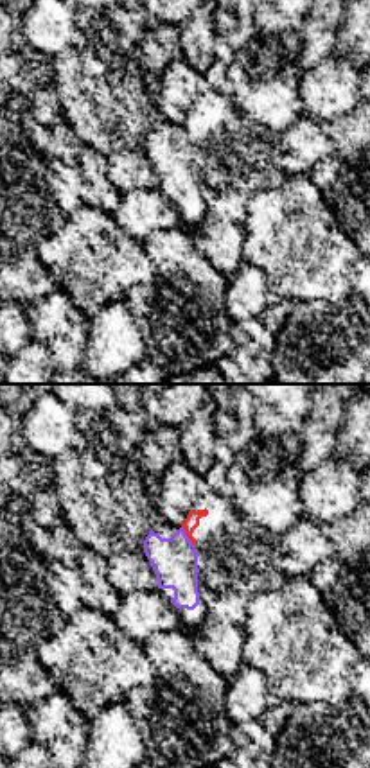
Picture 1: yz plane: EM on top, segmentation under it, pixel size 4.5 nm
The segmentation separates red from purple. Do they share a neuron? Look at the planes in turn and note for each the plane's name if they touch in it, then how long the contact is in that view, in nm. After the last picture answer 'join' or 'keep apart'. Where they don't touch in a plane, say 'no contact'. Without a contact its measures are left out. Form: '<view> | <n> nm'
yz | 110 nm

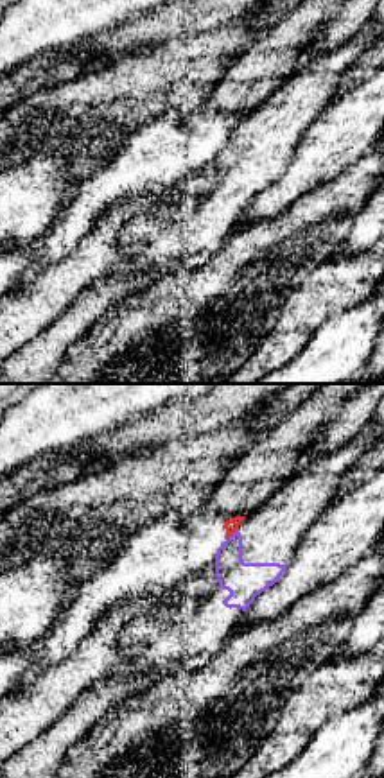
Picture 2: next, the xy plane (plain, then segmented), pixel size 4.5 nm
xy | 80 nm

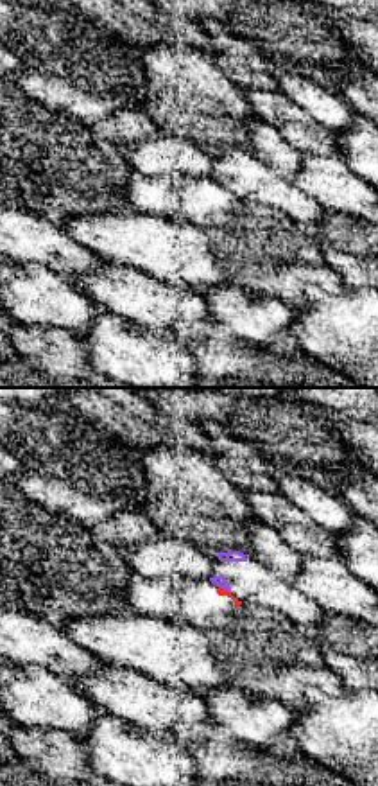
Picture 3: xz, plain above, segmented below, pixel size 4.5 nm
xz | 70 nm

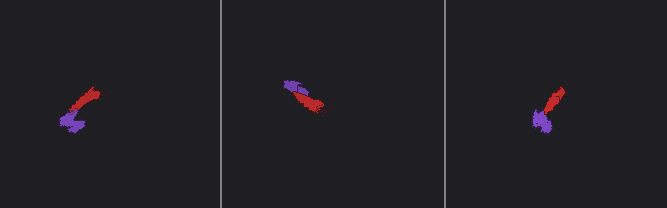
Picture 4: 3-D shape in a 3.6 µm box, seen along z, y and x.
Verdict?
keep apart

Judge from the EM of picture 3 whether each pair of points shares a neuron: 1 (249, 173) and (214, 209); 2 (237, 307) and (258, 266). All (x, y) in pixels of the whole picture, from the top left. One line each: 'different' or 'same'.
1: different
2: different

